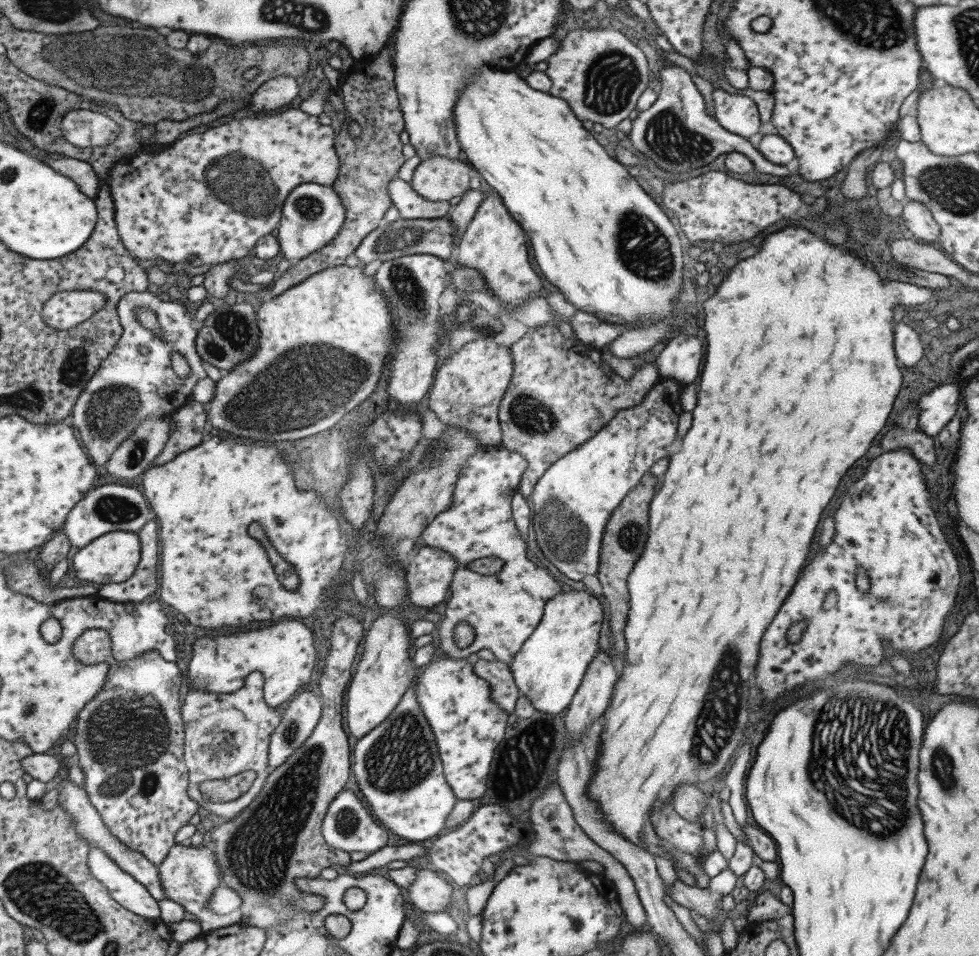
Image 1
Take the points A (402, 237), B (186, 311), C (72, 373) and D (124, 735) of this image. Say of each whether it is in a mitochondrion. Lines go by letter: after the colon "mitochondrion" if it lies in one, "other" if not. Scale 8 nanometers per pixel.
A: mitochondrion
B: other
C: mitochondrion
D: mitochondrion

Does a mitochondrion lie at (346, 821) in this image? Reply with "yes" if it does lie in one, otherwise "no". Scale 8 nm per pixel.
yes

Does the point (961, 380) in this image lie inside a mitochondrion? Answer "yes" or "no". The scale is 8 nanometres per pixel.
no

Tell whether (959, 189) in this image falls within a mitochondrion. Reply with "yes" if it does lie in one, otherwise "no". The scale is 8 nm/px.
yes

